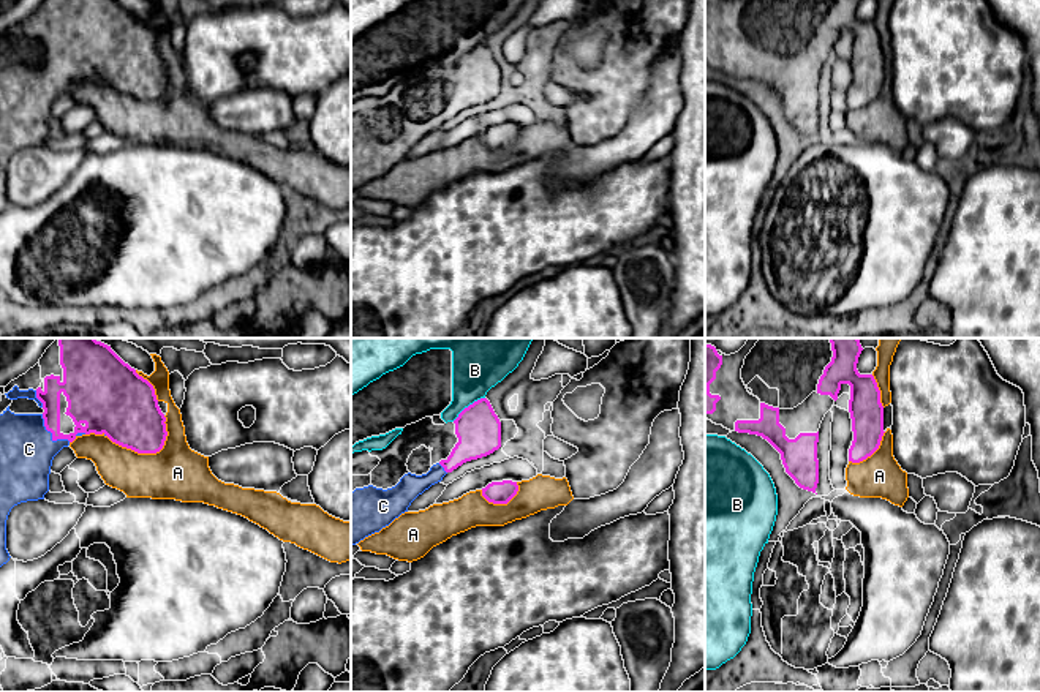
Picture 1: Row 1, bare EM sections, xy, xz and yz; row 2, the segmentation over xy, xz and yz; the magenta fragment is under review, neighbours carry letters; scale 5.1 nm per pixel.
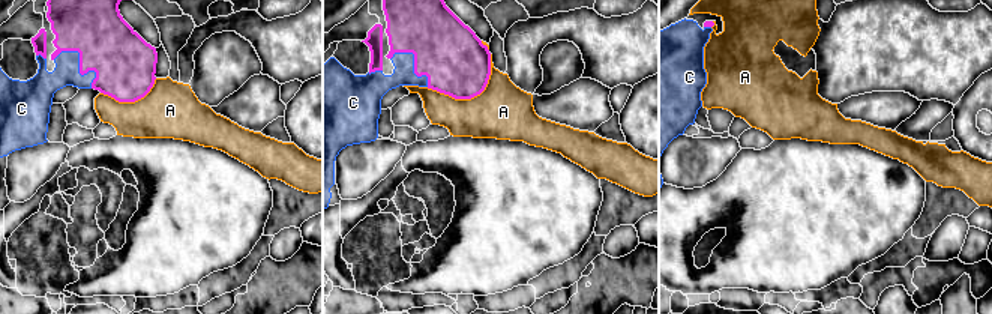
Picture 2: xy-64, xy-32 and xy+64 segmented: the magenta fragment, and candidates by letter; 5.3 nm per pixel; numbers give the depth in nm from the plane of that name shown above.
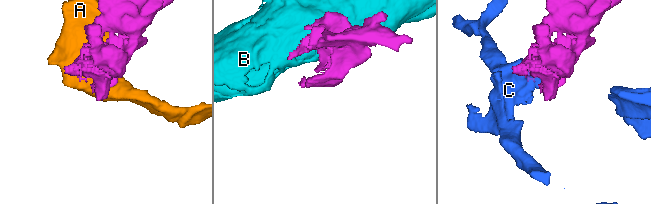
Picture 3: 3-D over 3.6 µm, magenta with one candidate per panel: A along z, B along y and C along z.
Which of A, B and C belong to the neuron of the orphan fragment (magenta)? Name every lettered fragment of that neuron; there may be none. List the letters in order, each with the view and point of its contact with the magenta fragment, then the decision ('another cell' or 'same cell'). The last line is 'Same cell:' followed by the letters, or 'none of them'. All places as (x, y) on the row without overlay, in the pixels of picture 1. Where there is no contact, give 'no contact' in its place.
A: contact xy (131, 95); another cell
B: contact xz (470, 51); another cell
C: contact xy (52, 81); same cell
Same cell: C

